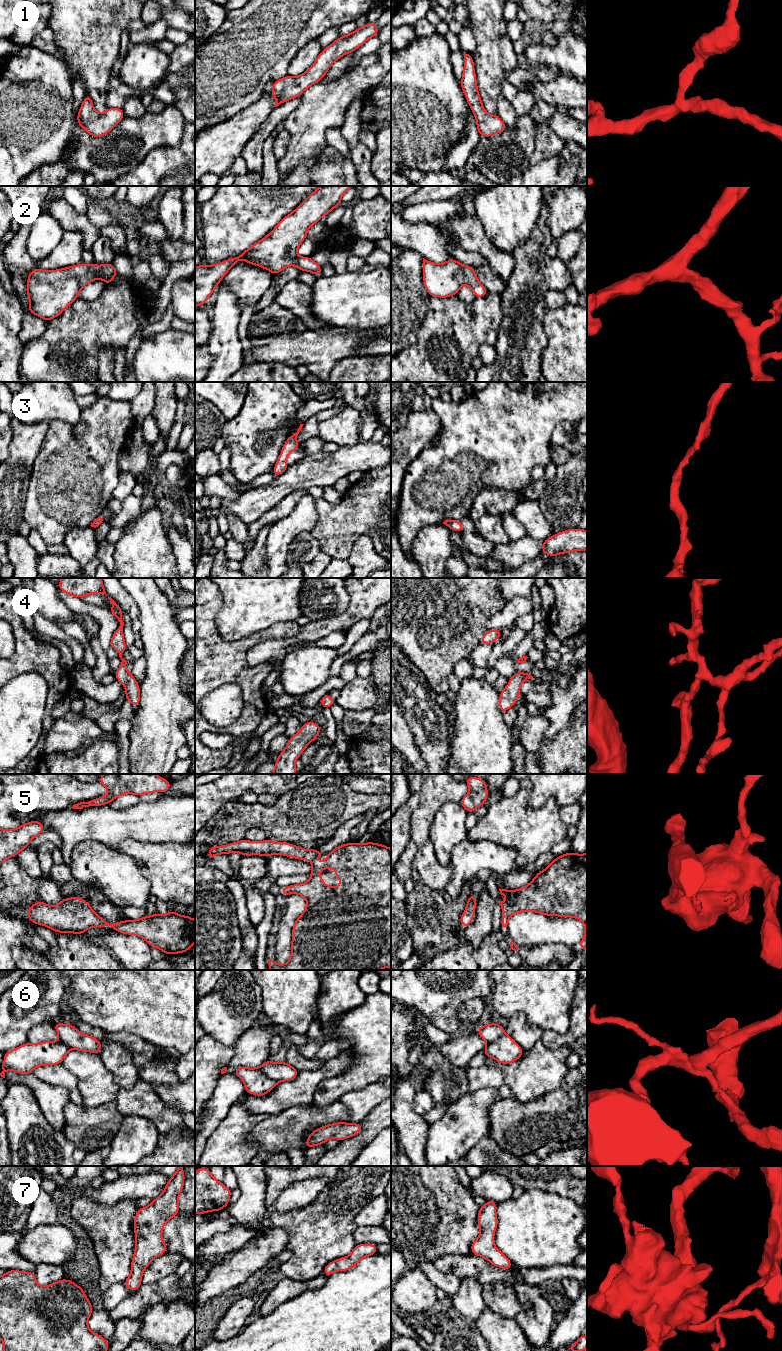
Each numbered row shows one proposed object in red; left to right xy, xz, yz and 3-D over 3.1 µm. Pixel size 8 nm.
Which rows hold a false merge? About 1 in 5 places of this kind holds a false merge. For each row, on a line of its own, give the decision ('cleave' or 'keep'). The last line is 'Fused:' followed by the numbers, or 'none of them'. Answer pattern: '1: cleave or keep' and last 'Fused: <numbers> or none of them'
1: keep
2: keep
3: keep
4: keep
5: keep
6: cleave
7: keep
Fused: 6

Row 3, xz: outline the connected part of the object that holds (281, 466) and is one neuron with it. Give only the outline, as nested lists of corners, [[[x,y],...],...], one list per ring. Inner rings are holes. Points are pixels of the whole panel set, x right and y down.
[[[300,424],[297,432],[294,433],[293,435],[289,436],[288,440],[284,443],[284,445],[282,447],[282,451],[278,457],[278,461],[277,461],[276,465],[274,466],[274,469],[272,472],[276,476],[276,478],[281,473],[284,473],[287,470],[288,465],[286,463],[286,460],[287,460],[288,455],[290,453],[292,453],[293,451],[300,448],[300,446],[297,443],[297,436],[298,436],[299,432],[301,431],[303,425],[304,424]]]

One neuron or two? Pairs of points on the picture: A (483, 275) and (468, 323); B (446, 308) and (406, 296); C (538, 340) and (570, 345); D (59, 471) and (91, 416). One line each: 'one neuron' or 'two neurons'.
A: two neurons
B: two neurons
C: two neurons
D: one neuron

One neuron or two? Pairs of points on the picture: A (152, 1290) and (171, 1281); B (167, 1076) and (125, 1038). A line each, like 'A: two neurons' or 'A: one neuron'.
A: one neuron
B: one neuron

